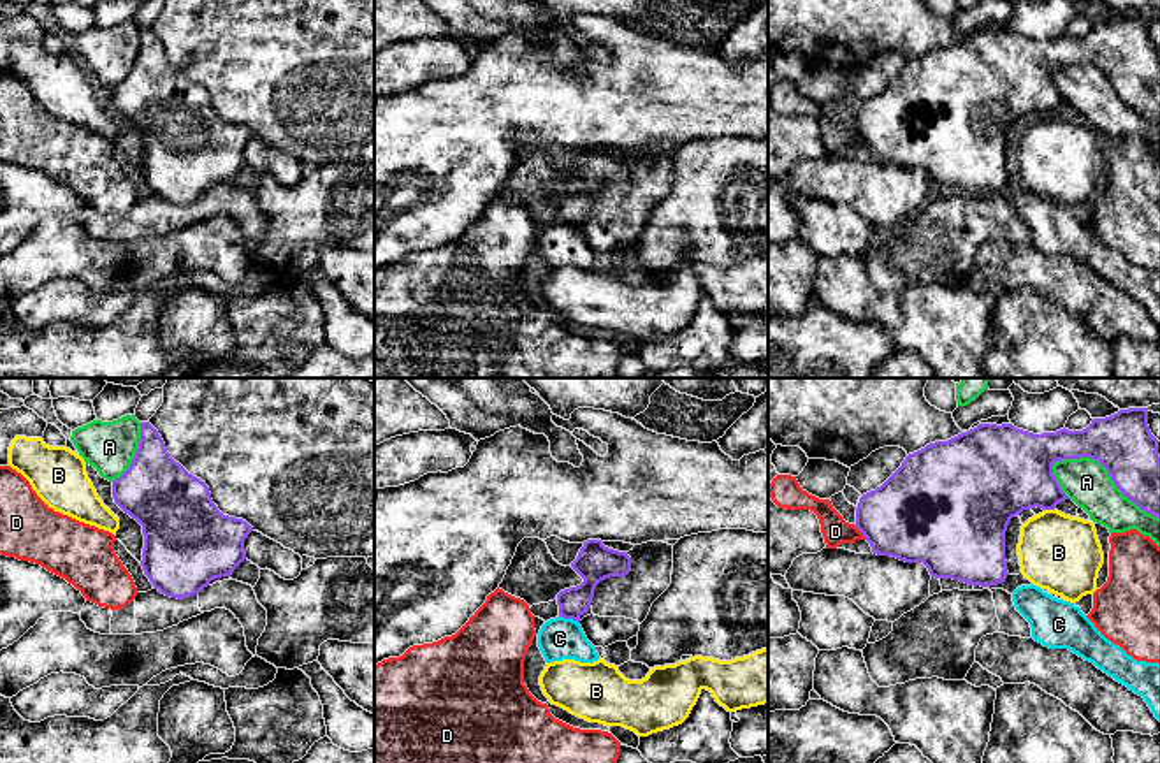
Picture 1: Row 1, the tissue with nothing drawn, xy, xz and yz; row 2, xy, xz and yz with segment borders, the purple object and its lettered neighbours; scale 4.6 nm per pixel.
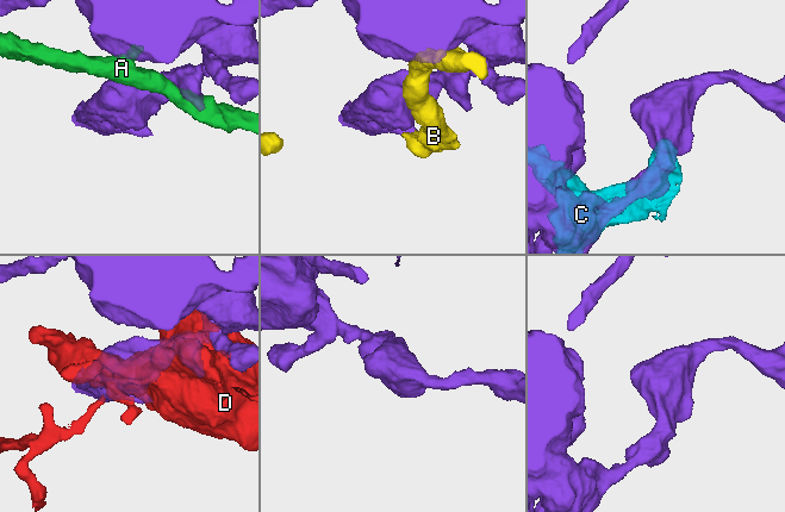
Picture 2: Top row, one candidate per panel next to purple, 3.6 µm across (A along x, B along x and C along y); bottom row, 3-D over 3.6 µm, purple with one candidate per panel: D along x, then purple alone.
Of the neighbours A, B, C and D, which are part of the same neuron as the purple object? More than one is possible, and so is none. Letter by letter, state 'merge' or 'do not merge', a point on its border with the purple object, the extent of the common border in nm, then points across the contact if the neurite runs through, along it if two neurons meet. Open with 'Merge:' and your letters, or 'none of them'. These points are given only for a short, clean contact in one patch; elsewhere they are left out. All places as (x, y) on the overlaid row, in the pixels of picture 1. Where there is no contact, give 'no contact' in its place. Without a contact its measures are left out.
Merge: none of them
A: do not merge | yz (1108, 472) | 550 nm
B: do not merge | yz (1050, 508) | 50 nm
C: do not merge | xz (570, 617) | 100 nm | along xz (559, 616), (579, 623)
D: do not merge | yz (860, 530) | 100 nm

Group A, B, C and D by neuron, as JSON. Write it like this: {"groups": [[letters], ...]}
{"groups": [["A"], ["B"], ["C"], ["D"]]}

